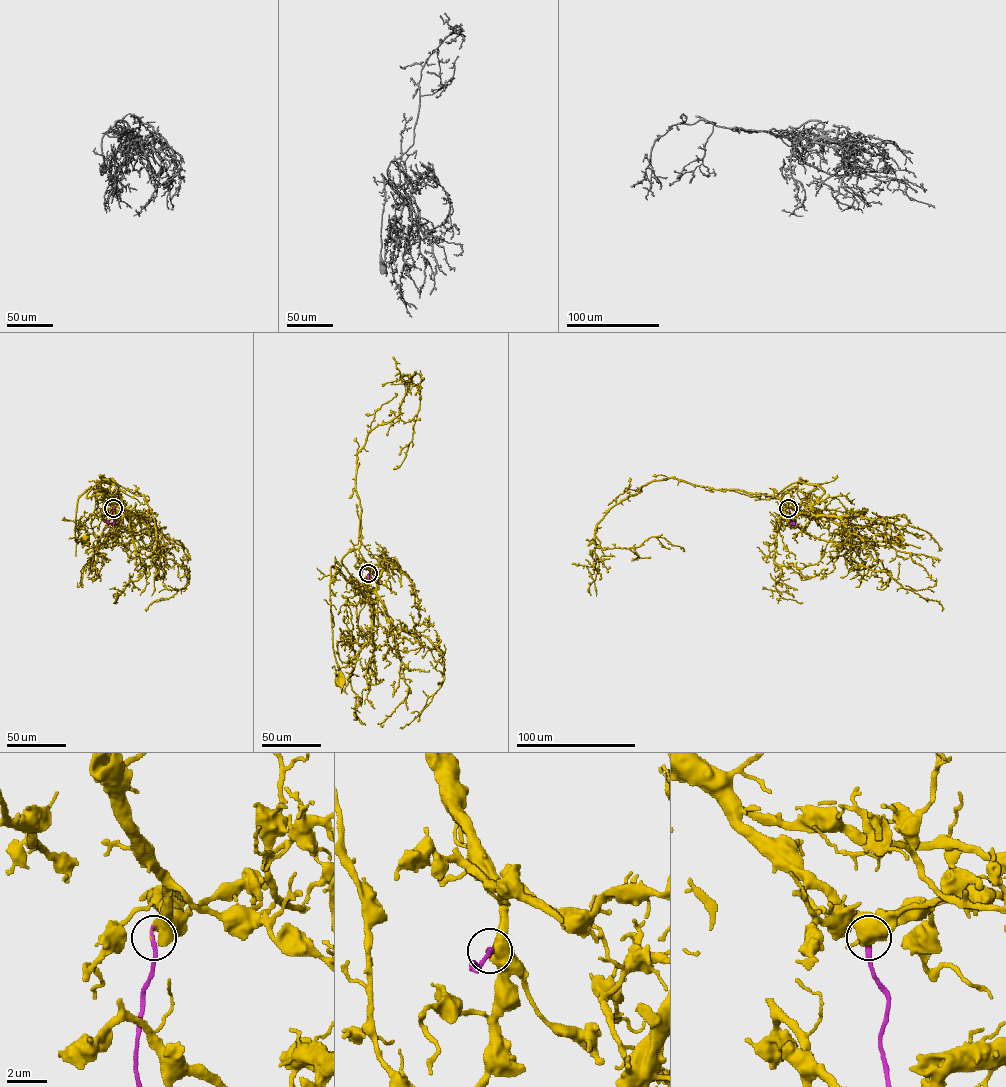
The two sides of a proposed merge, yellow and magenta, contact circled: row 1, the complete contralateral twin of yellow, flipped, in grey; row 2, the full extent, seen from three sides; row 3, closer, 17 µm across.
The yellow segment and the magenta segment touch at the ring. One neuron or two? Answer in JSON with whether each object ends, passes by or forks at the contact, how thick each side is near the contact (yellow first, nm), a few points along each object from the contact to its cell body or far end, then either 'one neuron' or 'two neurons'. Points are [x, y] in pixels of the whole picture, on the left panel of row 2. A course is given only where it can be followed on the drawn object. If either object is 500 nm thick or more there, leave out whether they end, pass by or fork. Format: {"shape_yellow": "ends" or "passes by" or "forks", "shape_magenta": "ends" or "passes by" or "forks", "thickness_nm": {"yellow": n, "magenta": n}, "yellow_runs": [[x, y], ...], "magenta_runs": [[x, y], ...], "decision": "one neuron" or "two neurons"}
{"shape_yellow": "ends", "shape_magenta": "ends", "thickness_nm": {"yellow": 360, "magenta": 240}, "yellow_runs": [[113, 508], [113, 501], [92, 487], [80, 497], [75, 536], [77, 543], [85, 541]], "magenta_runs": [[113, 508], [113, 523], [106, 523]], "decision": "one neuron"}

